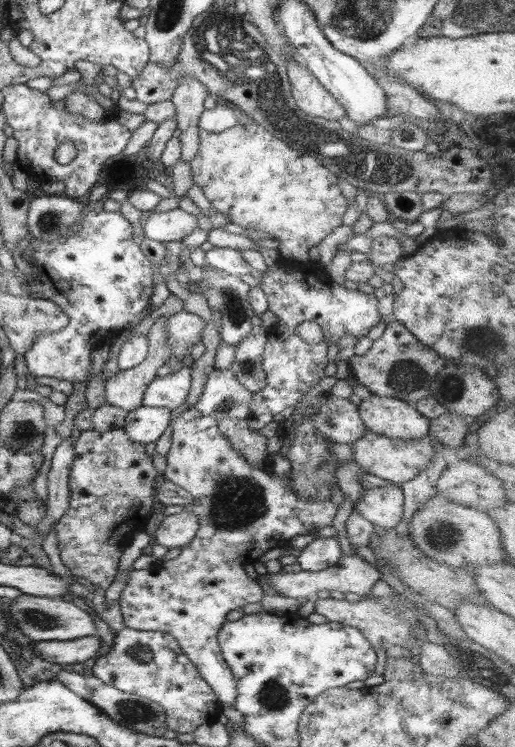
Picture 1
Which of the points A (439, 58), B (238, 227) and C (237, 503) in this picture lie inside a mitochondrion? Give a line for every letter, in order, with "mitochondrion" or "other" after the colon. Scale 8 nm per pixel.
A: other
B: other
C: mitochondrion

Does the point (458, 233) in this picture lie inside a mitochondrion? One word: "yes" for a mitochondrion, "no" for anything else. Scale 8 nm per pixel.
no

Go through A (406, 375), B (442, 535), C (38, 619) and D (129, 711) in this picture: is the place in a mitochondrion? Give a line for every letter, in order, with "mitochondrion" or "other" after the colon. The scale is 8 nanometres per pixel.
A: mitochondrion
B: mitochondrion
C: mitochondrion
D: mitochondrion

